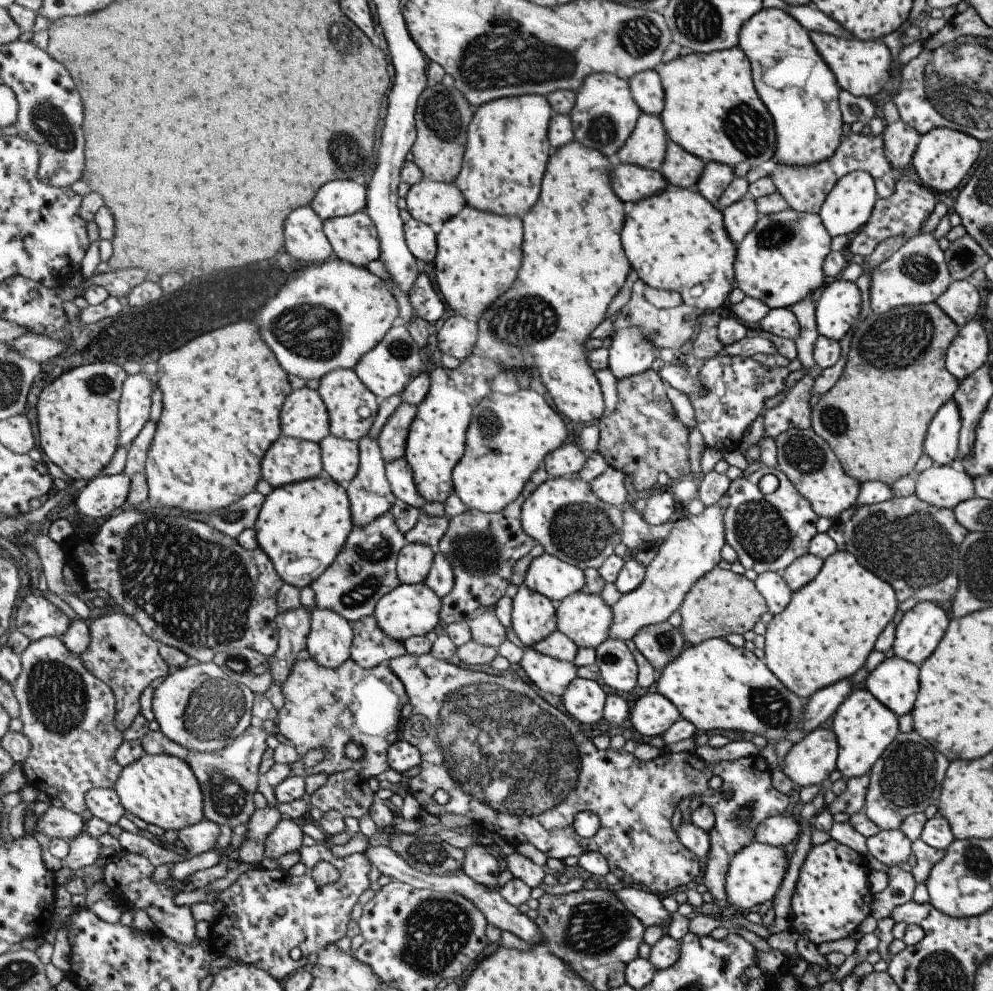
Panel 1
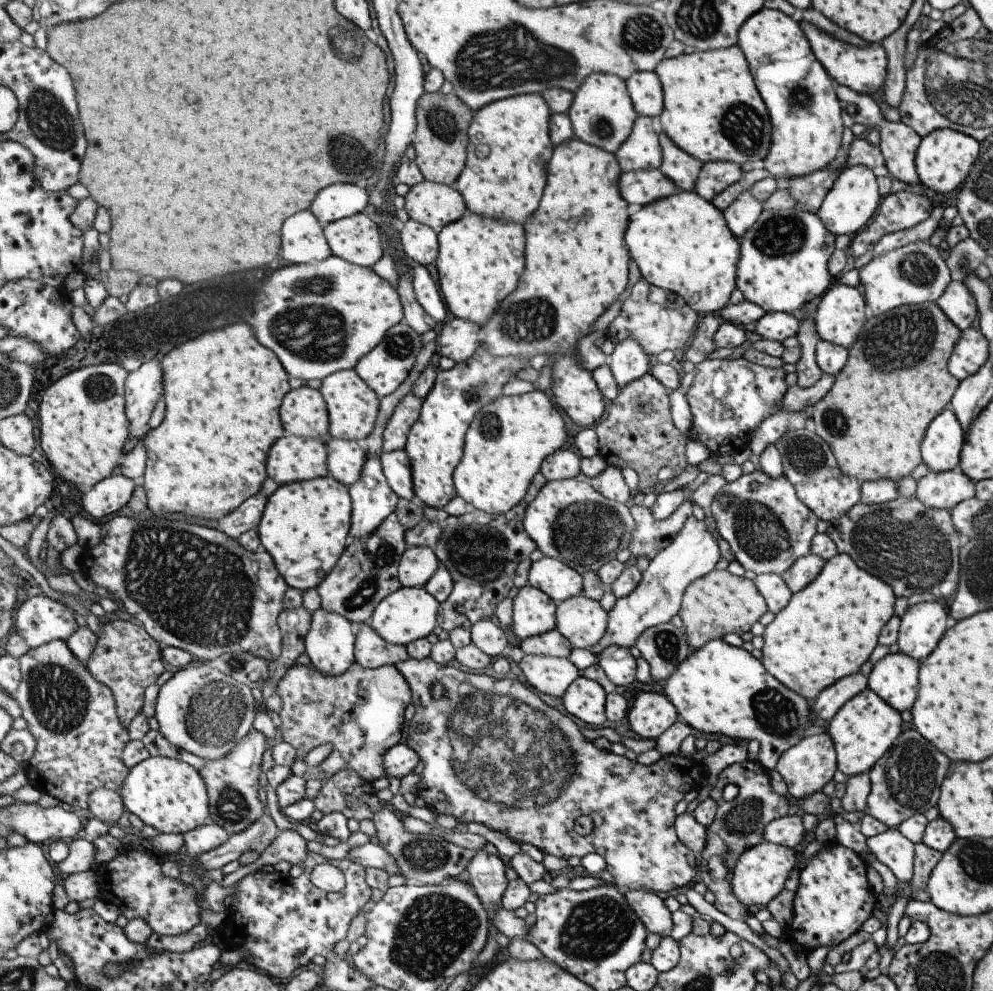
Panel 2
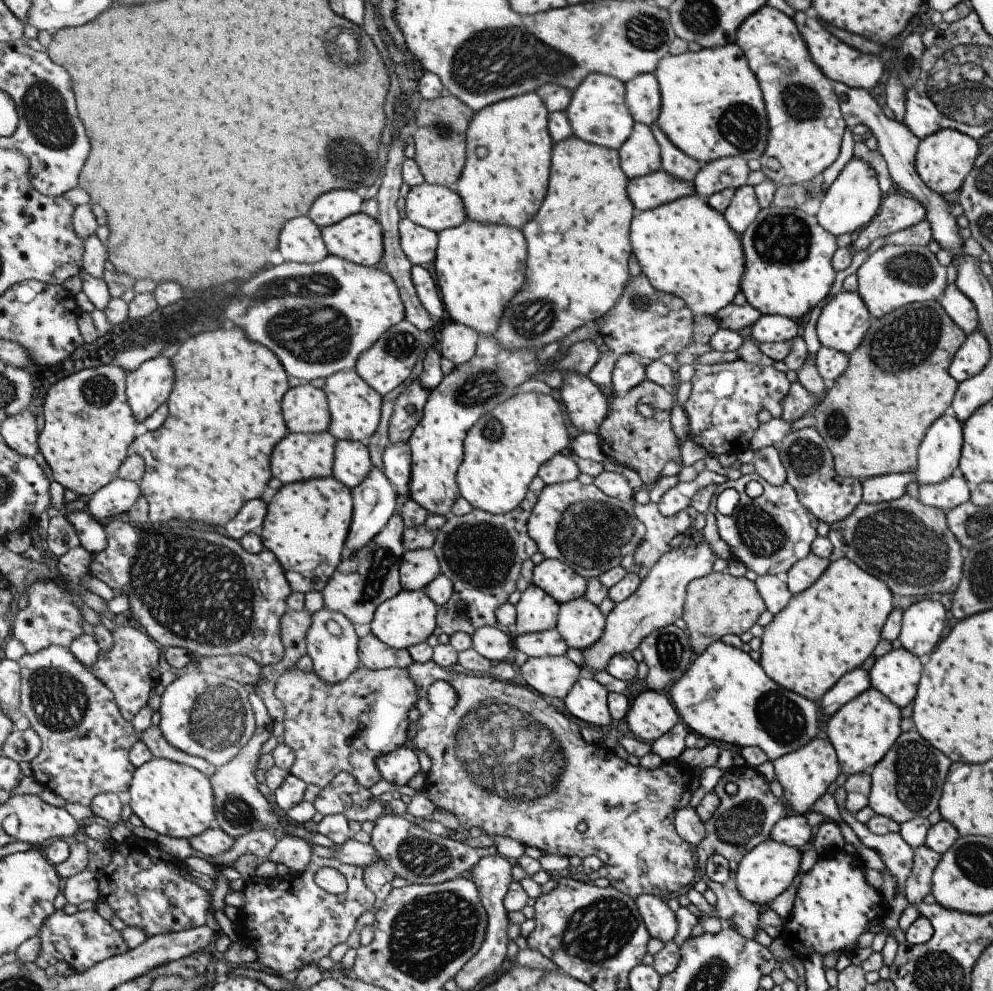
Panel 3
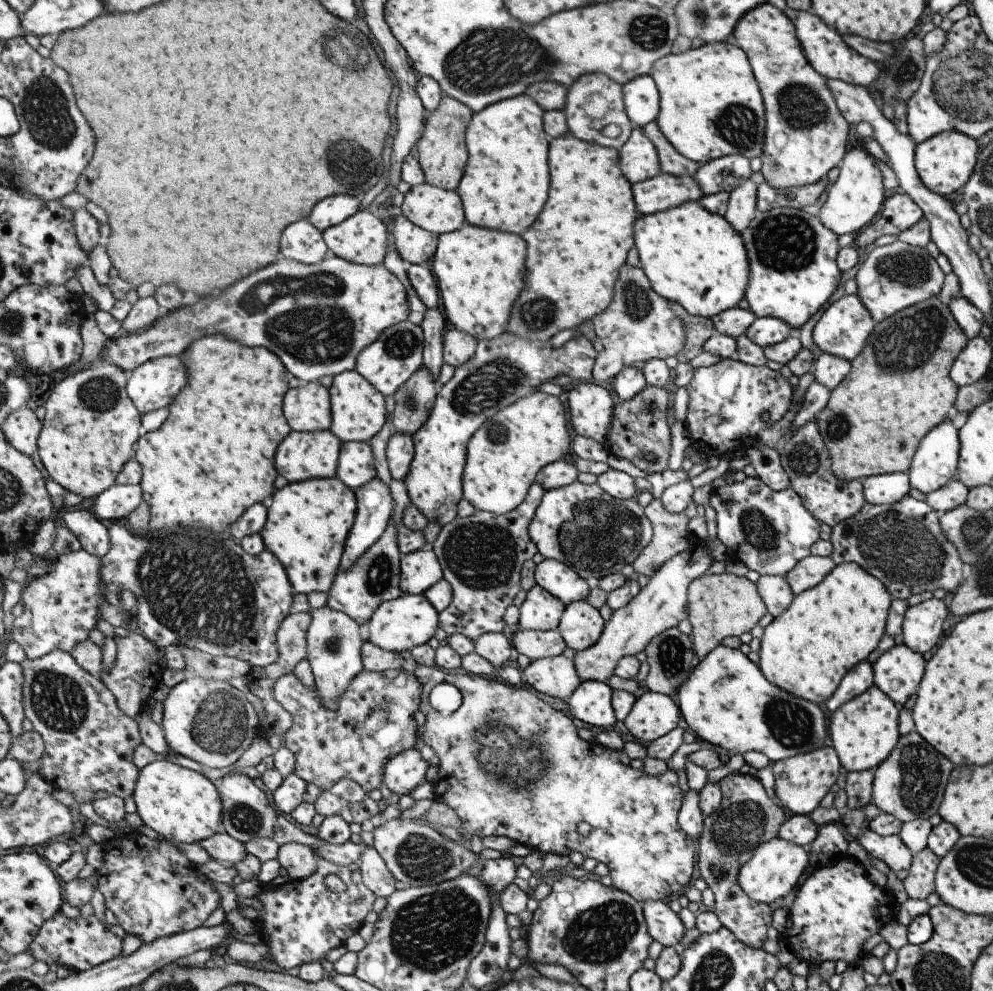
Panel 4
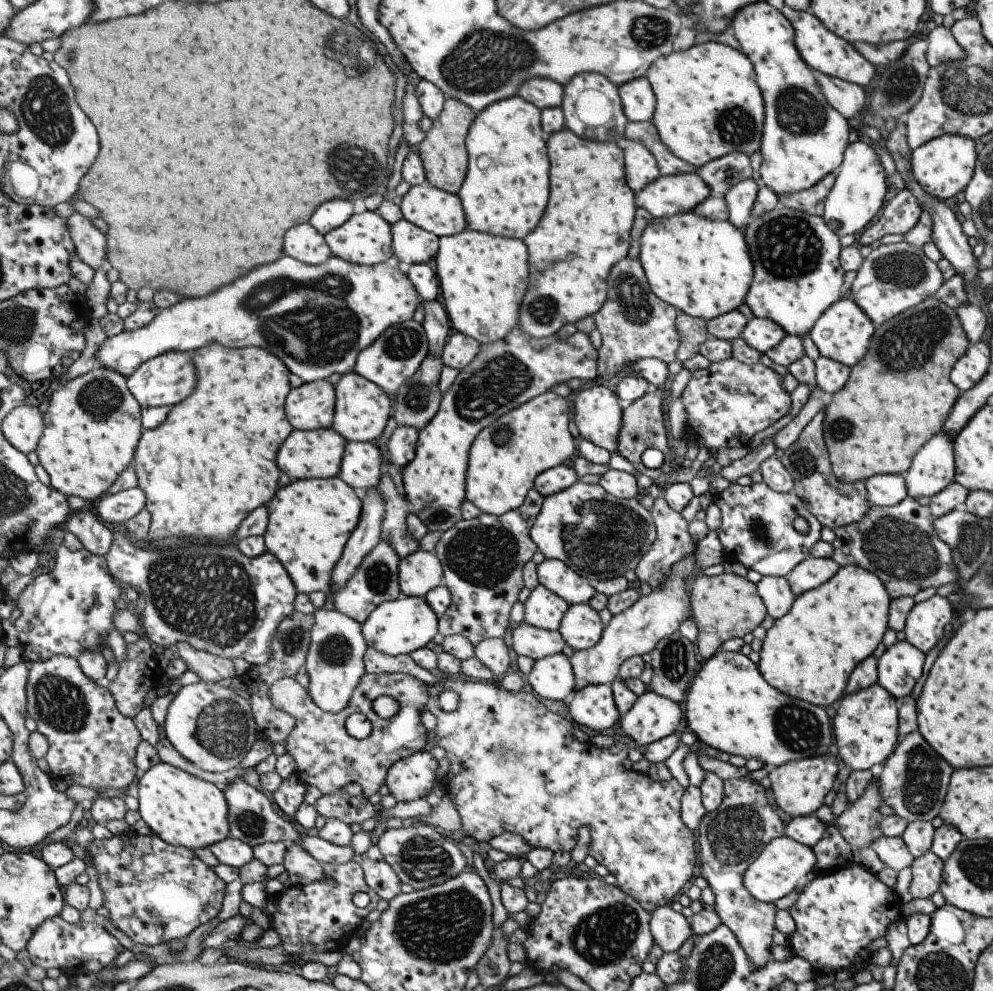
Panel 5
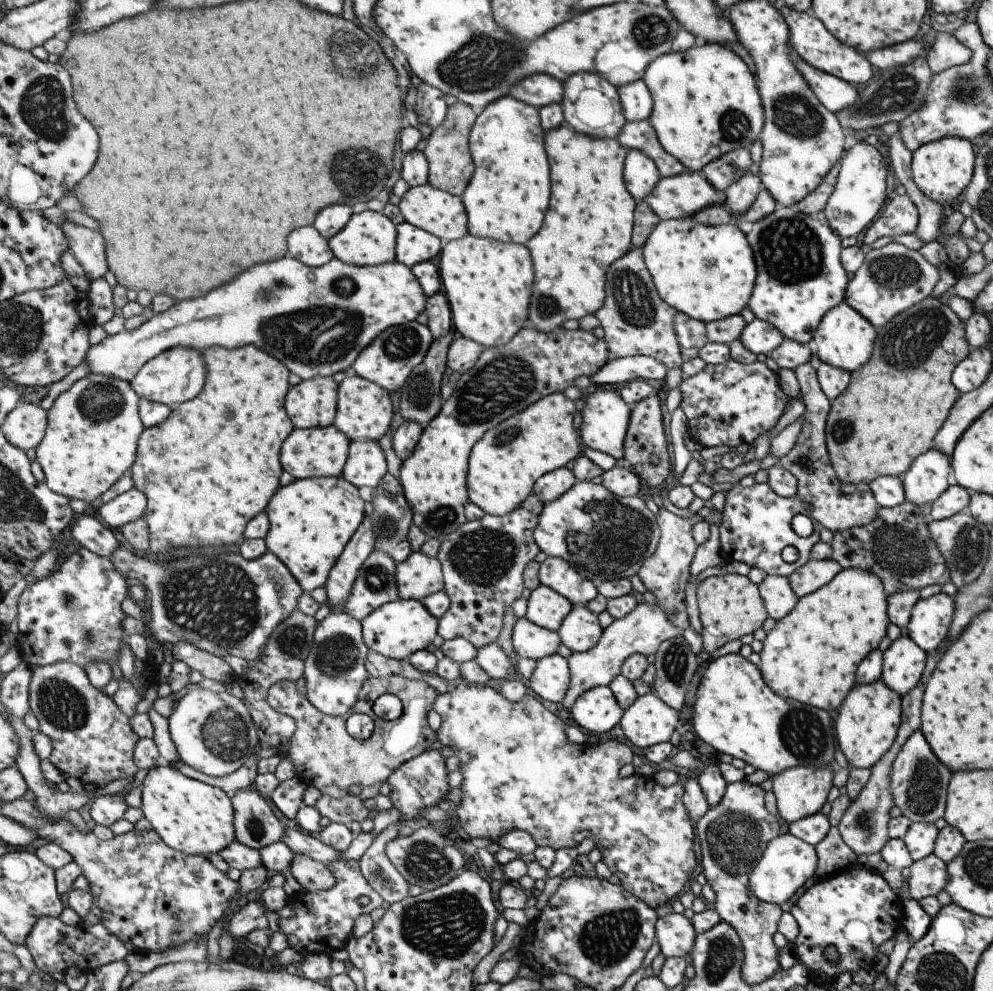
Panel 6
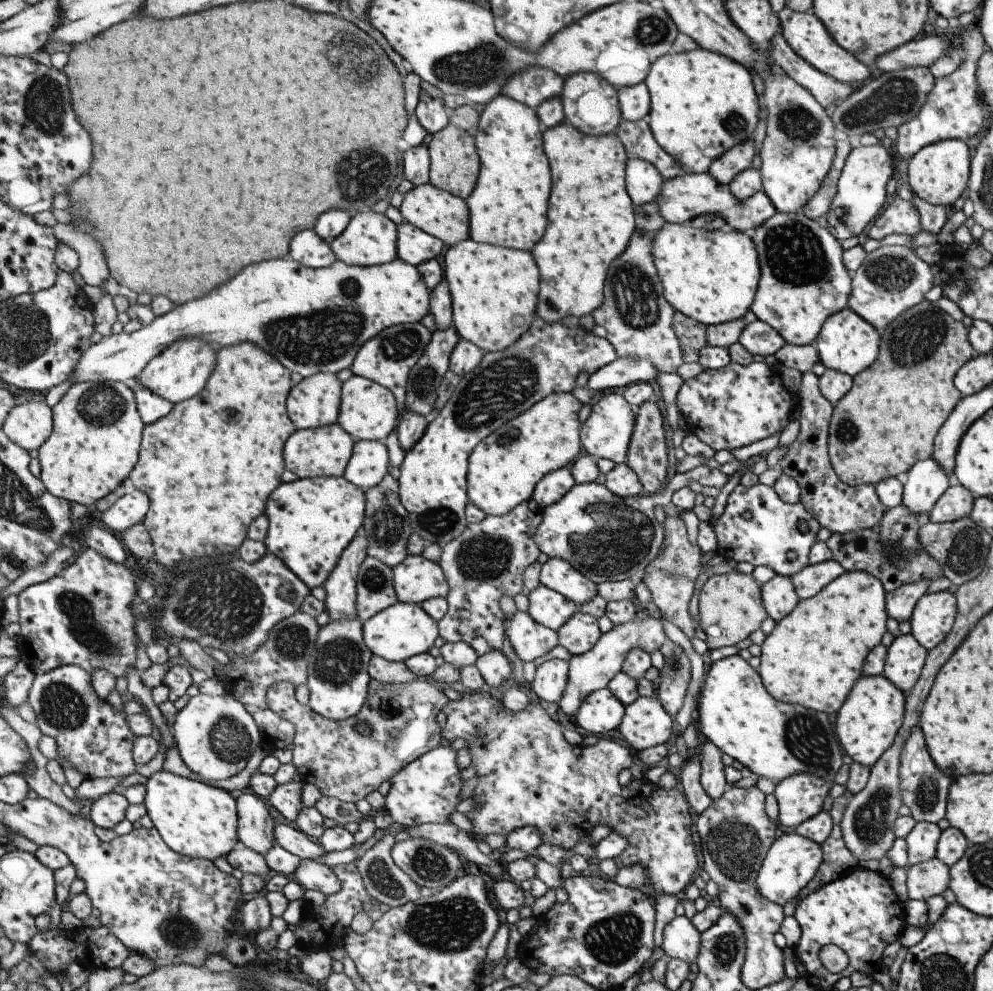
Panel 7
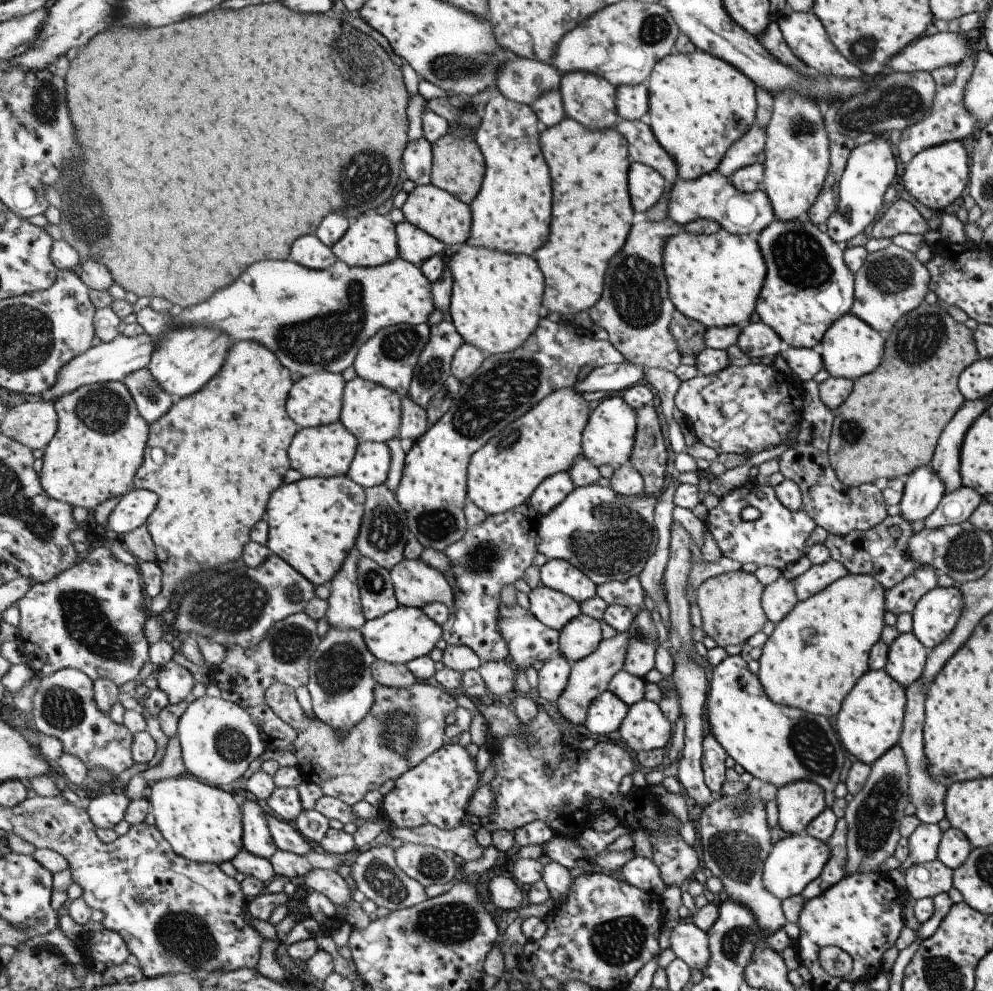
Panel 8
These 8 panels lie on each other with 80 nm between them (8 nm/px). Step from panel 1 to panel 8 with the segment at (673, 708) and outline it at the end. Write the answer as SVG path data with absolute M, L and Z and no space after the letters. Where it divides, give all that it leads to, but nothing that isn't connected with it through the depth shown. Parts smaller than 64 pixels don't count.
M645 698L630 708L619 732L631 750L649 752L670 746L675 726L671 723L659 703Z

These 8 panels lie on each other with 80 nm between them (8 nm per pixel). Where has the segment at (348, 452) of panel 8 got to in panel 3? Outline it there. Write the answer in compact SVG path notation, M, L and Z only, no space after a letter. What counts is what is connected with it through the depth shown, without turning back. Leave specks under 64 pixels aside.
M329 431L321 434L290 433L277 444L272 457L272 474L283 484L307 479L333 477L337 438Z

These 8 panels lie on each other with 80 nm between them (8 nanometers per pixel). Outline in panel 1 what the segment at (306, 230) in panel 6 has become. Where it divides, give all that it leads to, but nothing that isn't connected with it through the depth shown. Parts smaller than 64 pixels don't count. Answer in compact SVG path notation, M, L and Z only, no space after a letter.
M305 206L295 210L286 222L285 232L285 250L293 258L303 260L303 262L326 262L335 257L335 250L328 236L324 232L324 221L321 216L313 210L312 206Z

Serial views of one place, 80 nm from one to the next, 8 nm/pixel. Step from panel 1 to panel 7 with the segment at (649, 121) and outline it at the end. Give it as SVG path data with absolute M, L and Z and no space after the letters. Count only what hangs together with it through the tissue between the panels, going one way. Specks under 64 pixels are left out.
M637 157L628 160L628 193L635 205L655 201L666 181L654 164Z

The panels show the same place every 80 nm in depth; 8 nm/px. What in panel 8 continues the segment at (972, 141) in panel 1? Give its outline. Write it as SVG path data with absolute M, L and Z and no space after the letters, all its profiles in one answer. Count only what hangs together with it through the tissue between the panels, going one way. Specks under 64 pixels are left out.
M959 141L944 142L921 152L918 152L904 166L903 173L899 177L897 186L903 189L916 202L931 210L942 212L945 206L949 206L957 196L965 192L967 179L969 178L969 164L967 164L967 152Z

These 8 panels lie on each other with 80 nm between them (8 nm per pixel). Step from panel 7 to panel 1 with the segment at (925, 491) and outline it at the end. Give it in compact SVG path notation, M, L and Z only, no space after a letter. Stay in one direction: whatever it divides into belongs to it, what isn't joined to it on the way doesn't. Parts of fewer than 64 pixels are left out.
M952 399L943 404L931 418L926 430L922 454L927 454L933 460L933 464L937 464L937 466L951 465L955 460L960 420L957 404Z

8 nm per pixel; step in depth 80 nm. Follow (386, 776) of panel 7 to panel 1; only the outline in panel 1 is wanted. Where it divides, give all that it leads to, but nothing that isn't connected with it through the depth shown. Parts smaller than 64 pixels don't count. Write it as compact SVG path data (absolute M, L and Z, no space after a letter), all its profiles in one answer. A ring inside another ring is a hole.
M312 658L301 660L296 663L292 674L283 686L285 694L285 706L278 712L279 722L276 730L288 741L292 742L294 748L302 757L311 749L325 749L325 756L315 766L307 767L301 760L292 765L296 776L307 779L313 774L324 773L329 776L347 770L357 770L365 779L383 777L384 772L390 769L388 751L395 742L398 742L402 733L403 706L410 704L408 692L401 678L391 670L387 663L381 664L375 669L365 669L357 662L350 659L339 668L325 668L317 660ZM349 742L354 742L364 749L364 755L358 760L351 760L345 756L345 748Z

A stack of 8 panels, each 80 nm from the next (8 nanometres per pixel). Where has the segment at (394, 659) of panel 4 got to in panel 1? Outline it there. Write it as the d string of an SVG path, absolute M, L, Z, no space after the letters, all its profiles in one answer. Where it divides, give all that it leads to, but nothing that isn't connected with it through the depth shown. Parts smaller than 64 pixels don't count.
M371 617L353 624L355 638L352 647L352 660L365 669L375 669L389 663L393 658L408 654L403 642L390 638Z

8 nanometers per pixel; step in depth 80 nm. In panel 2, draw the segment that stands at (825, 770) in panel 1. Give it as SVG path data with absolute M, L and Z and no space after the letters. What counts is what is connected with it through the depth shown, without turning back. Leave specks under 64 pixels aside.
M822 732L815 736L803 738L779 756L774 770L785 782L787 794L799 803L813 792L828 790L831 785L831 778L836 770L835 748L829 734Z

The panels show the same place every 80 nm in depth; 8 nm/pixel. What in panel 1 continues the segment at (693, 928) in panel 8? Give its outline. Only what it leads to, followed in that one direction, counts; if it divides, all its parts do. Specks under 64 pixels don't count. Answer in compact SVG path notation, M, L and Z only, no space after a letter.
M617 886L615 890L625 906L628 906L647 928L663 927L667 930L671 924L672 914L665 910L657 893L640 887Z

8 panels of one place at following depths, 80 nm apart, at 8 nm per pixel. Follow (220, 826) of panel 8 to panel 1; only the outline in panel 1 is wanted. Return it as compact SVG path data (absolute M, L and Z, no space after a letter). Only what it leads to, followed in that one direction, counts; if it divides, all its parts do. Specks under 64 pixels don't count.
M167 754L149 755L138 762L124 768L121 779L117 782L116 792L125 808L149 824L160 826L165 831L187 829L206 819L205 793L201 790L201 782L197 780L191 766L178 757Z

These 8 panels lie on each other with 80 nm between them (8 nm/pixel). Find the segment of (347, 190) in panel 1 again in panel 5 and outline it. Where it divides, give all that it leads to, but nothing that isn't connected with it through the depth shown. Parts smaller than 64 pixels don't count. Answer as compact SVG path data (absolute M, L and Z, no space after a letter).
M335 199L321 205L311 217L310 223L326 235L333 229L343 226L353 215L355 208L349 199Z

